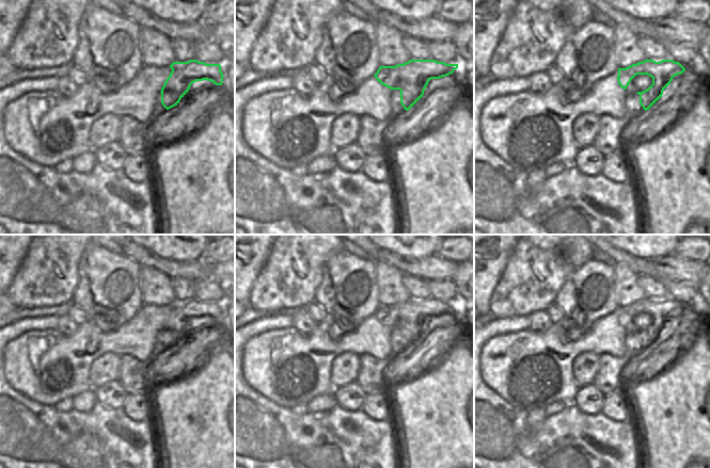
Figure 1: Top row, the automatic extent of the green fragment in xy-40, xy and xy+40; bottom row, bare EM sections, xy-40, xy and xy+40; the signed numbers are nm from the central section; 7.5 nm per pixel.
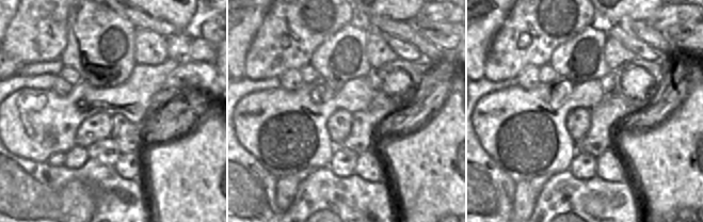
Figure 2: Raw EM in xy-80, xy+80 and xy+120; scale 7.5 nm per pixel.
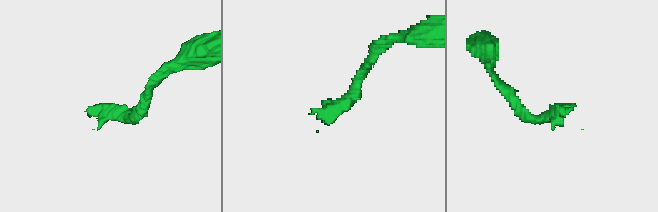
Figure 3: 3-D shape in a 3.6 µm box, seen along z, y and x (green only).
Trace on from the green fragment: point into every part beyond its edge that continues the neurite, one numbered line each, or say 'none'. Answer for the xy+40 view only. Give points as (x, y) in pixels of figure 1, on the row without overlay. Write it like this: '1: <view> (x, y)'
1: xy+40 (641, 321)

